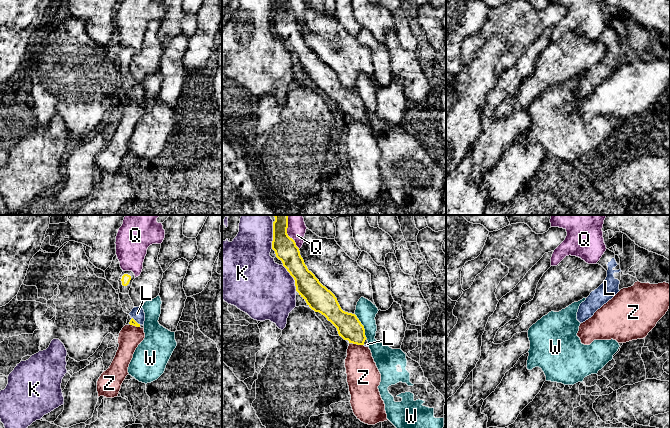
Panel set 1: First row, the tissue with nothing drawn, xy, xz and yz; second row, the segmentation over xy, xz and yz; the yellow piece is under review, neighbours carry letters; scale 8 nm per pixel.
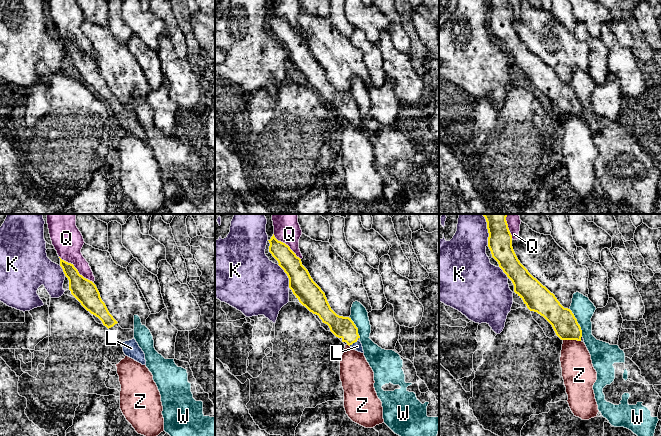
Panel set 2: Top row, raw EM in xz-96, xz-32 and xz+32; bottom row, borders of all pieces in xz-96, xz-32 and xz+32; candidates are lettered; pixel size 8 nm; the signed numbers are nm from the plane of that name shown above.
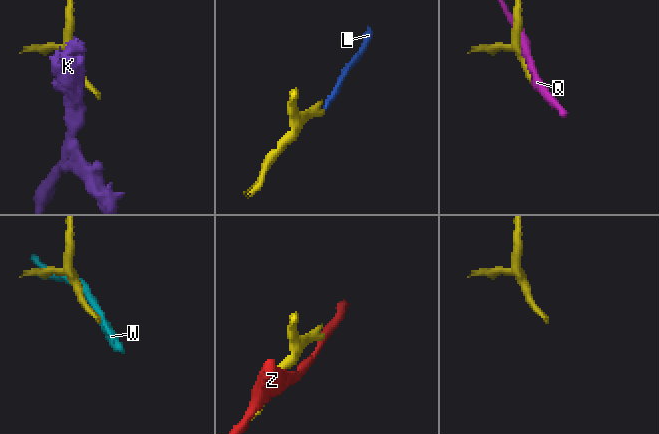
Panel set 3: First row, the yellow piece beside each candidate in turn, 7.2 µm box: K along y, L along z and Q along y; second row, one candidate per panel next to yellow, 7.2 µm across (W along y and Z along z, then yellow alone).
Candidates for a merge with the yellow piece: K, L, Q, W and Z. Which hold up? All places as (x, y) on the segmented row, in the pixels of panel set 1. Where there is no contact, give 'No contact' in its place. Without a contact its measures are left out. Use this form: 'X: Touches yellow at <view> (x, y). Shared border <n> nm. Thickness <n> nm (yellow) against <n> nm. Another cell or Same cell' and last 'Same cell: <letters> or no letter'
K: Touches yellow at xz (273, 235). Shared border 220 nm. Thickness 180 nm (yellow) against 340 nm. Another cell
L: Touches yellow at xy (135, 321). Shared border 90 nm. Thickness 50 nm (yellow) against 110 nm. Same cell
Q: Touches yellow at xz (286, 232). Shared border 280 nm. Thickness 180 nm (yellow) against 150 nm. Another cell
W: Touches yellow at xz (363, 326). Shared border 220 nm. Thickness 200 nm (yellow) against 170 nm. Another cell
Z: Touches yellow at xz (358, 344). Shared border 90 nm. Thickness 200 nm (yellow) against 260 nm. Another cell
Same cell: L

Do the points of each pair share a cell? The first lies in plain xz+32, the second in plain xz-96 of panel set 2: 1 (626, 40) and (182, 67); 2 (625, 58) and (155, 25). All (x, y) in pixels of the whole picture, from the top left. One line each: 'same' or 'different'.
1: different
2: different

